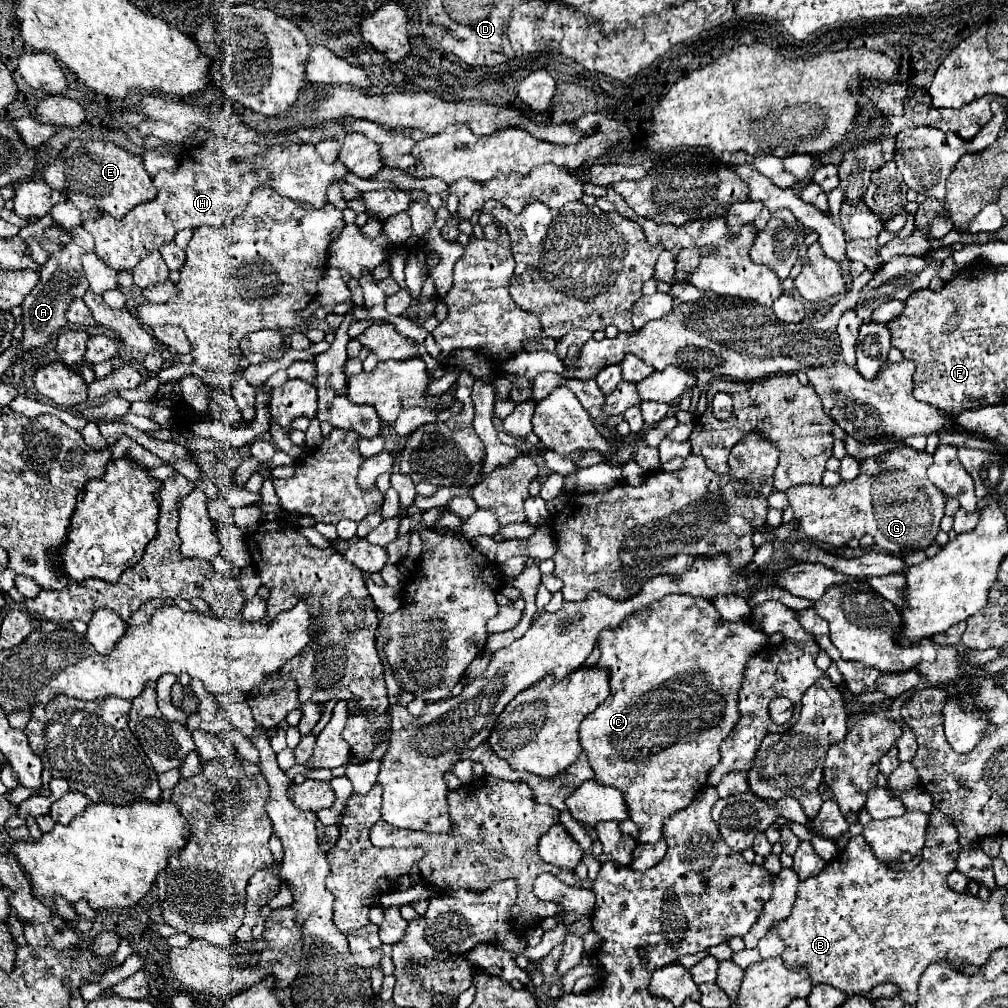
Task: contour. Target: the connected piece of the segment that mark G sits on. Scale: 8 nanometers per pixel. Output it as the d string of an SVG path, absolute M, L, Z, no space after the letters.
M901 445L889 453L883 453L879 459L869 457L861 461L861 473L853 481L841 481L835 487L825 487L825 485L789 487L785 495L797 519L791 535L801 535L809 541L821 541L835 547L847 545L849 539L861 539L863 535L871 535L879 547L899 555L903 551L927 549L931 543L935 543L935 535L939 531L939 521L943 517L943 507L945 507L943 491L935 489L935 485L927 479L927 469L931 463L933 457L929 453Z

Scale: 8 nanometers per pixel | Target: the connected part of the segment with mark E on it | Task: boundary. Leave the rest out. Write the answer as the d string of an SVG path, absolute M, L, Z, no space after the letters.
M71 141L67 143L57 159L41 169L41 177L51 189L63 191L75 207L81 211L99 209L115 219L121 219L135 205L145 203L157 195L157 189L147 175L139 155L133 155L113 143L99 141Z

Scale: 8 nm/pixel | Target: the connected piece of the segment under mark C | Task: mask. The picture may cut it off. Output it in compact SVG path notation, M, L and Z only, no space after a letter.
M670 594L665 599L661 599L659 603L655 603L655 607L651 607L651 611L645 611L645 615L635 615L635 619L627 619L627 623L623 623L623 627L619 627L619 631L603 631L597 645L601 649L601 659L597 665L609 667L609 671L611 671L611 679L609 679L611 695L605 699L603 705L599 705L593 713L589 713L583 719L583 723L579 727L579 739L581 739L583 751L587 753L591 767L595 771L595 781L599 781L603 785L617 787L627 797L629 815L641 829L641 835L637 841L639 843L655 843L663 835L663 821L667 817L671 817L673 813L689 807L689 803L693 801L697 791L707 785L707 775L709 775L711 767L715 767L715 763L719 761L719 745L731 733L731 729L735 727L735 723L739 719L737 701L739 701L739 691L743 685L745 665L747 665L749 657L753 657L759 651L759 647L767 645L767 635L763 631L755 629L751 623L723 621L721 615L717 613L717 609L713 607L713 603L703 597Z

